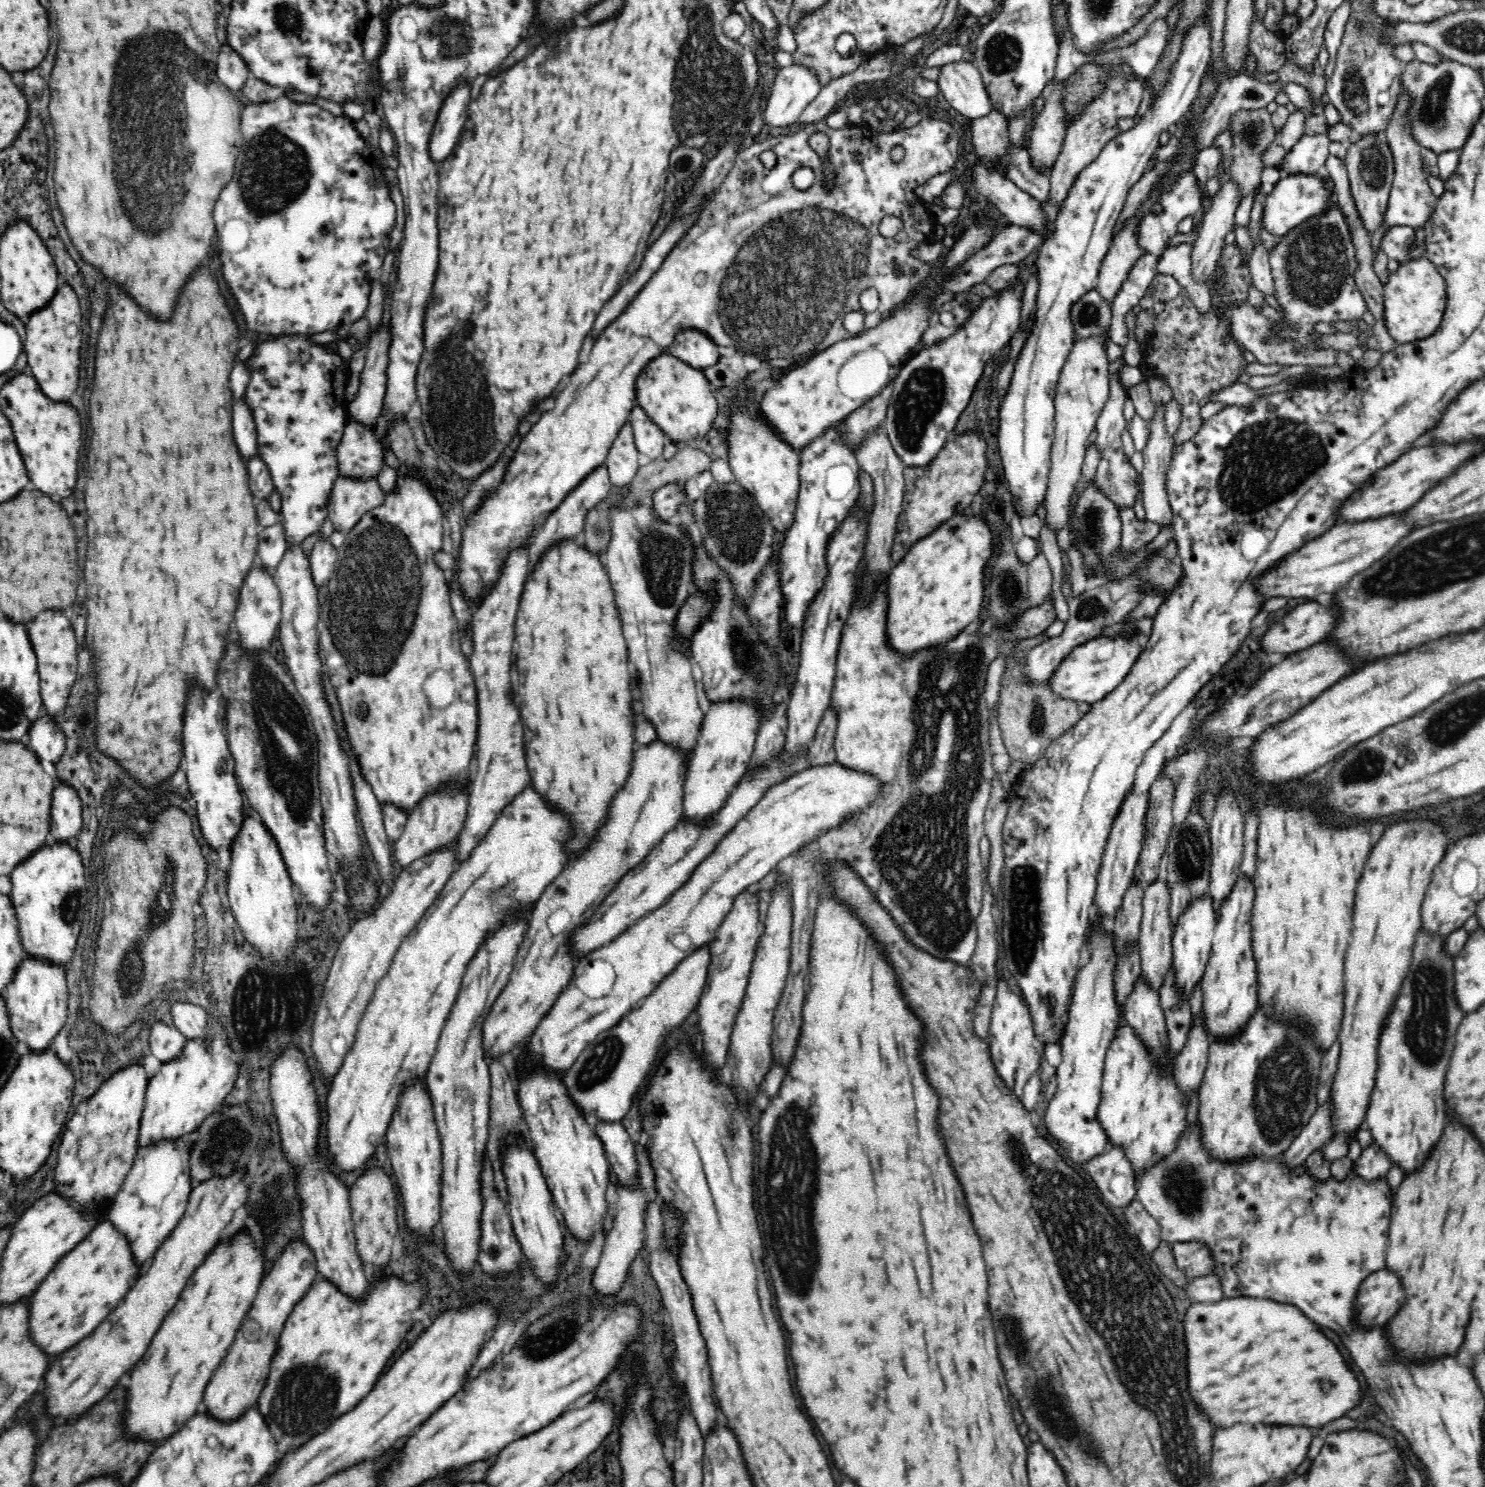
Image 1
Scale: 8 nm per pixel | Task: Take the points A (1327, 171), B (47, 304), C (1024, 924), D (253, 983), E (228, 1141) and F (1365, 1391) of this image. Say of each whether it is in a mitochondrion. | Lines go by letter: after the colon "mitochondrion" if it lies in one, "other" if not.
A: other
B: other
C: mitochondrion
D: mitochondrion
E: mitochondrion
F: other

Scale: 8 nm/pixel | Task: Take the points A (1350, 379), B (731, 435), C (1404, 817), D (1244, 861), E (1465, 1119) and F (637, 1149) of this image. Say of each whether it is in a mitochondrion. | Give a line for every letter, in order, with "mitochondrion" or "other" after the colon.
A: other
B: other
C: other
D: other
E: other
F: other

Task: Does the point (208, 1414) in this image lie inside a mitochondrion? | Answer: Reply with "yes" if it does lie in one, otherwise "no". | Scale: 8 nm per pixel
no

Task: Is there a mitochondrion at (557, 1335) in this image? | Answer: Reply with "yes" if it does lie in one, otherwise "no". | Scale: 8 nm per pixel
yes

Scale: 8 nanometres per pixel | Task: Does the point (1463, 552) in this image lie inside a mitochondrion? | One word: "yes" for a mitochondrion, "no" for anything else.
yes

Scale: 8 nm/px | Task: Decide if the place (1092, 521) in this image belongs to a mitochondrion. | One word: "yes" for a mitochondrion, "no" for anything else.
yes

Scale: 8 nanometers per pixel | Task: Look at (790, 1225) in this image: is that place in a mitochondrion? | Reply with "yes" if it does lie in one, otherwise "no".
yes

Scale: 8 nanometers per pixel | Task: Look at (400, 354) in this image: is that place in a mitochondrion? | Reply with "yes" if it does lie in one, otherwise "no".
no

